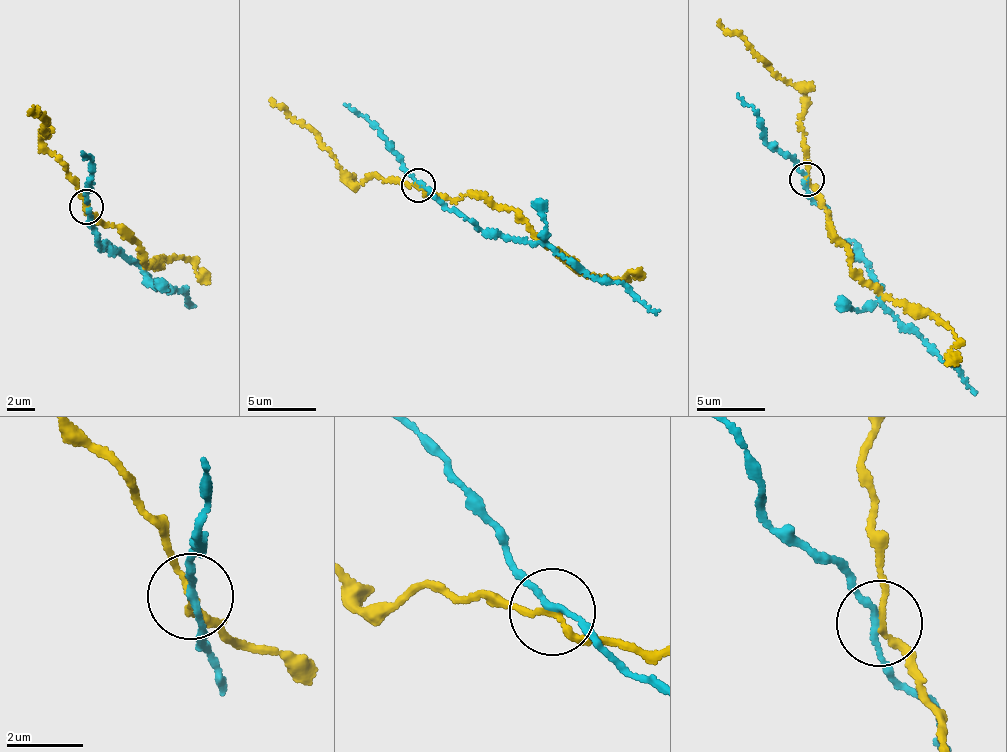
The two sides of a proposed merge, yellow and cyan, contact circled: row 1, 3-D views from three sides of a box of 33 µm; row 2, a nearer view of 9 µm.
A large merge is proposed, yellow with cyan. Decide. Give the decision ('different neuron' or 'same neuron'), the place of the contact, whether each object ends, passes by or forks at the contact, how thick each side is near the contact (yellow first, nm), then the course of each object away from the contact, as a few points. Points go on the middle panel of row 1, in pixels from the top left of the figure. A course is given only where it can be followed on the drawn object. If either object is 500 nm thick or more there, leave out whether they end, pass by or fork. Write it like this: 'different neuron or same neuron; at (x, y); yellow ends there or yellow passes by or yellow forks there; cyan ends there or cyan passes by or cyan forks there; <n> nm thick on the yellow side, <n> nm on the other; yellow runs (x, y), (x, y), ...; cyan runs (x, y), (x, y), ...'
different neuron; at (418, 185); yellow passes by; cyan passes by; 180 nm thick on the yellow side, 150 nm on the other; yellow runs (418, 185), (450, 198), (489, 198), (515, 210), (547, 246), (587, 275), (612, 279), (641, 268); cyan runs (418, 185), (484, 232), (552, 246), (597, 279), (618, 281), (659, 310)

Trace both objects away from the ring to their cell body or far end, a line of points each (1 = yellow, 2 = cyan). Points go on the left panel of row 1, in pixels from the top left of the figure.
1: (85, 208), (131, 238), (143, 254), (147, 267), (165, 260), (183, 259), (209, 283)
2: (85, 208), (99, 244), (165, 288), (181, 289), (195, 306)

